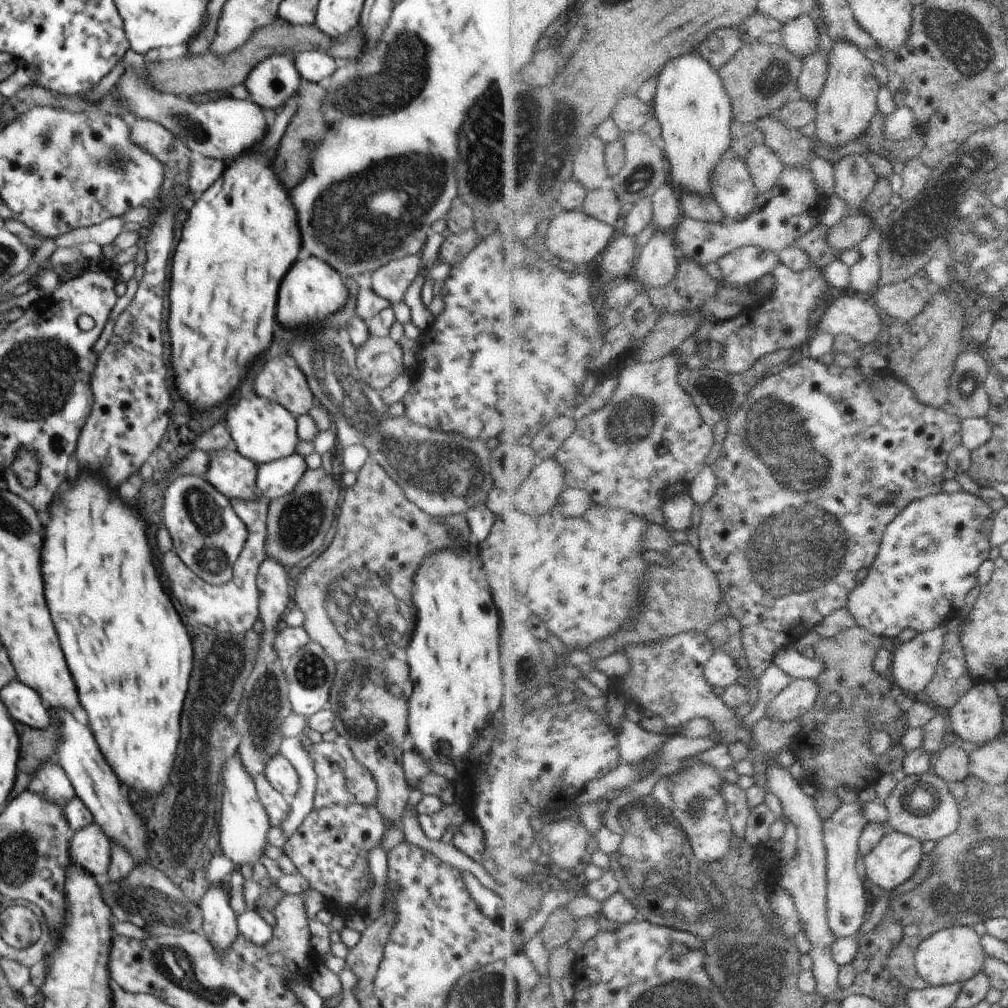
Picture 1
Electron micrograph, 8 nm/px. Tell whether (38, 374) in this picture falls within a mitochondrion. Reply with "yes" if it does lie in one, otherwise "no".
yes

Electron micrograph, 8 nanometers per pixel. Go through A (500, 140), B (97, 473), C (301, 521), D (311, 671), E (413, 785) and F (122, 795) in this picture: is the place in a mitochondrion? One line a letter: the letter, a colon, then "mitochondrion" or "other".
A: mitochondrion
B: other
C: mitochondrion
D: mitochondrion
E: other
F: other

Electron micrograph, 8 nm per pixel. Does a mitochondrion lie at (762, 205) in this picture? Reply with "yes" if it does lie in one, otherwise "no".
no

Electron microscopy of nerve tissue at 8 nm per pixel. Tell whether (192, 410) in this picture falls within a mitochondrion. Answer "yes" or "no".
no

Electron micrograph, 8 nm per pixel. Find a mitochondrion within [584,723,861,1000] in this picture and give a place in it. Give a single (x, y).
(669, 886)

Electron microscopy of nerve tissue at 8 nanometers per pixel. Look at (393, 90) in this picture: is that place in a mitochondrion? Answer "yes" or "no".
yes

